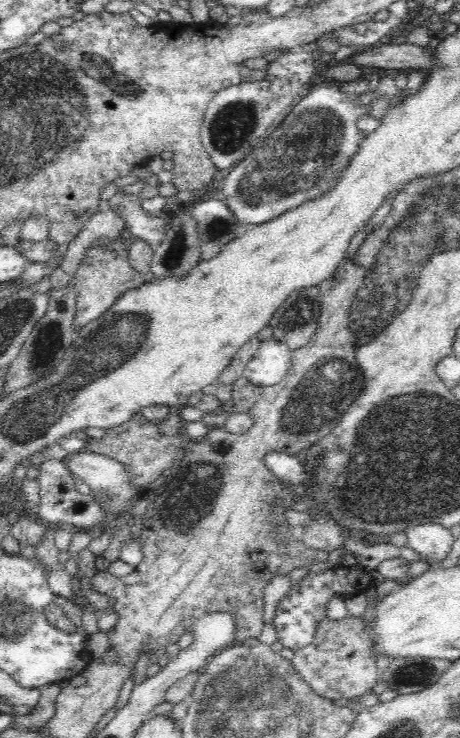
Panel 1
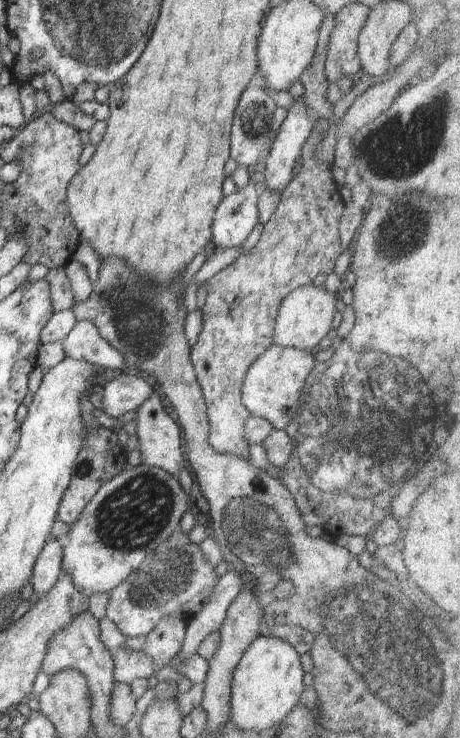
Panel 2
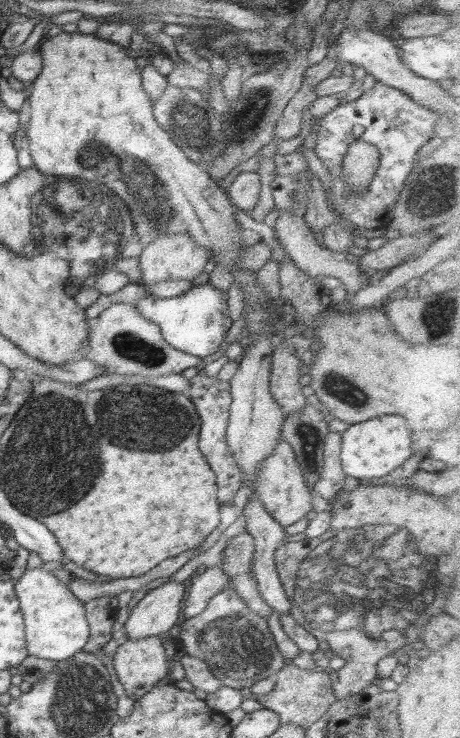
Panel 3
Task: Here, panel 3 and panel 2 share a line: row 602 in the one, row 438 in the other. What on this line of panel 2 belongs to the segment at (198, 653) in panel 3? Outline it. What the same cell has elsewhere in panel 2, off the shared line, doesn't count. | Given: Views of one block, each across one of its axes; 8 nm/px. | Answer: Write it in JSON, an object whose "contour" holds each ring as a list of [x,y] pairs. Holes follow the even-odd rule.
{"contour":[[[315,130],[308,136],[301,152],[302,168],[296,178],[288,184],[288,188],[282,190],[274,216],[264,225],[264,232],[260,234],[257,245],[203,284],[208,290],[208,298],[201,309],[202,332],[198,336],[198,344],[189,348],[189,358],[208,410],[208,442],[218,452],[240,456],[244,460],[249,460],[250,457],[249,443],[244,437],[244,426],[251,416],[241,400],[245,374],[258,356],[273,345],[275,316],[284,298],[295,289],[312,284],[318,274],[329,276],[334,272],[338,256],[342,256],[345,251],[339,238],[339,224],[345,208],[340,185],[336,183],[332,164],[321,161],[315,155],[325,136],[325,131]]]}

